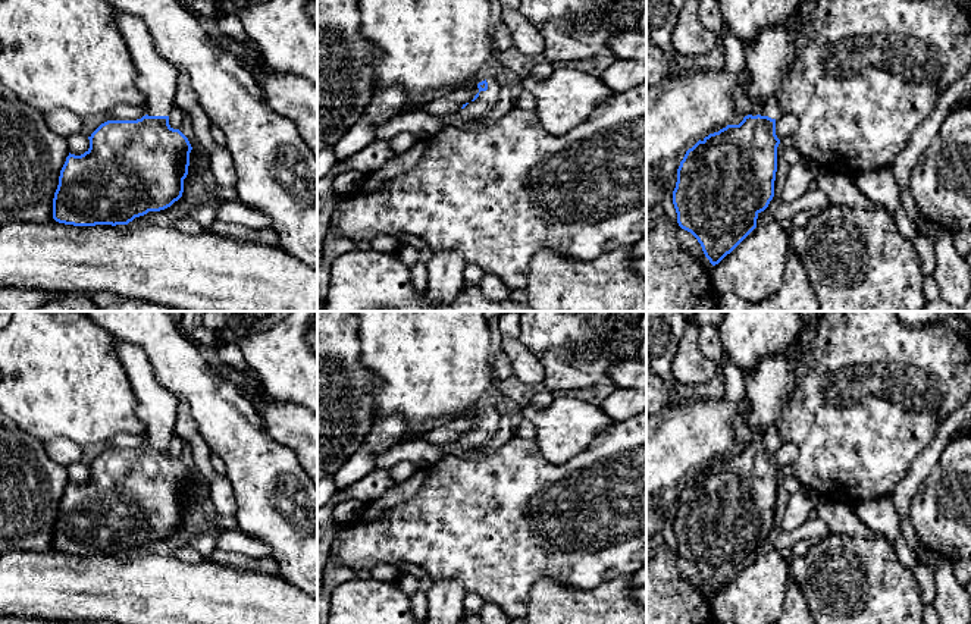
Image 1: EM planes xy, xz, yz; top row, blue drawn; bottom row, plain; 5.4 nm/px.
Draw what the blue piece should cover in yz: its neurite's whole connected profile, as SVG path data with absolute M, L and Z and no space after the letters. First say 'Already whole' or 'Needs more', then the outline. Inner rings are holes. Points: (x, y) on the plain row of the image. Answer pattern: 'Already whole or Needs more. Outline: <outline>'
Needs more. Outline: M818 313L802 326L784 352L764 357L745 371L745 395L749 402L745 421L759 435L757 445L748 443L739 454L727 454L689 477L677 498L673 533L677 552L690 561L712 595L730 583L755 556L757 548L774 526L777 501L776 449L782 439L776 421L787 405L795 383L796 363L811 344L818 326Z

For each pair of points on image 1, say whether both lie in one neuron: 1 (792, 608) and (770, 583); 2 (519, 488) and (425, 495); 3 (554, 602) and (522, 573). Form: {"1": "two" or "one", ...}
{"1": "two", "2": "one", "3": "two"}

